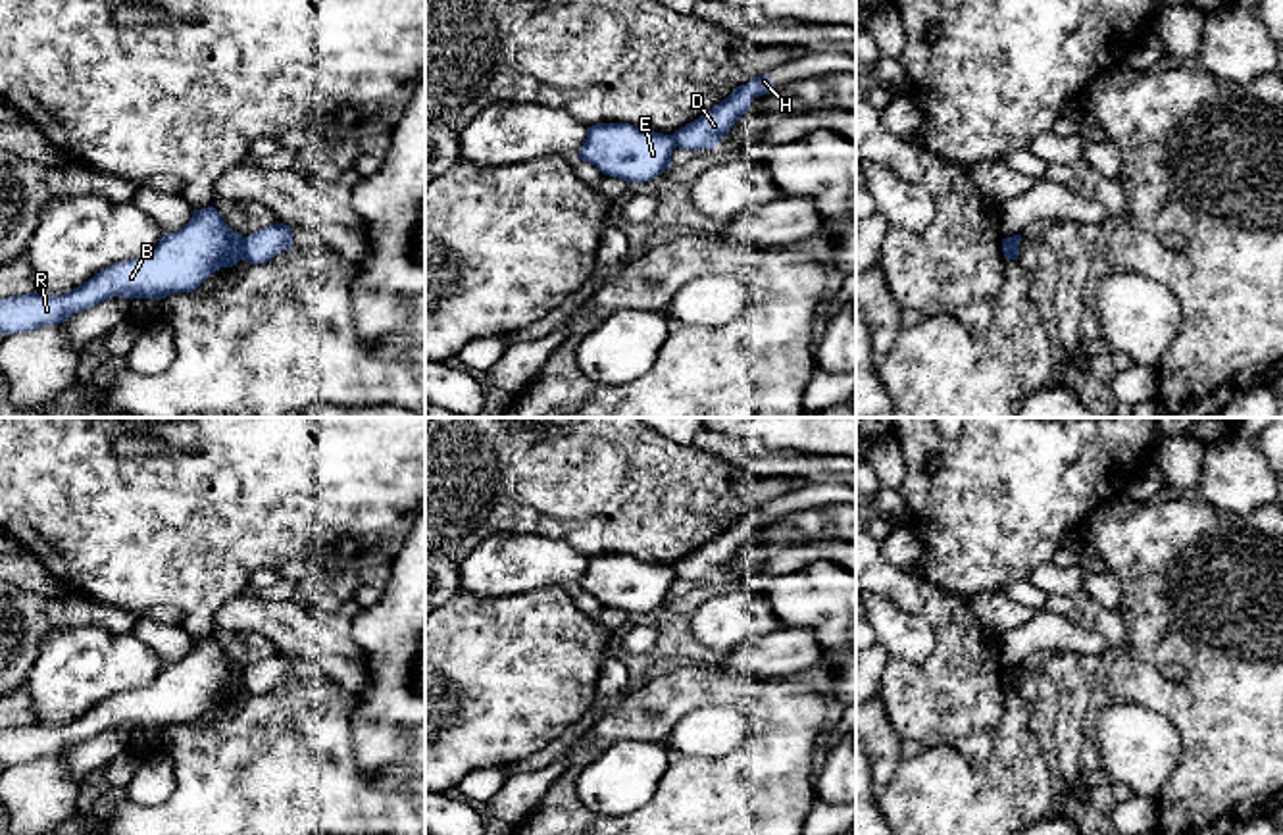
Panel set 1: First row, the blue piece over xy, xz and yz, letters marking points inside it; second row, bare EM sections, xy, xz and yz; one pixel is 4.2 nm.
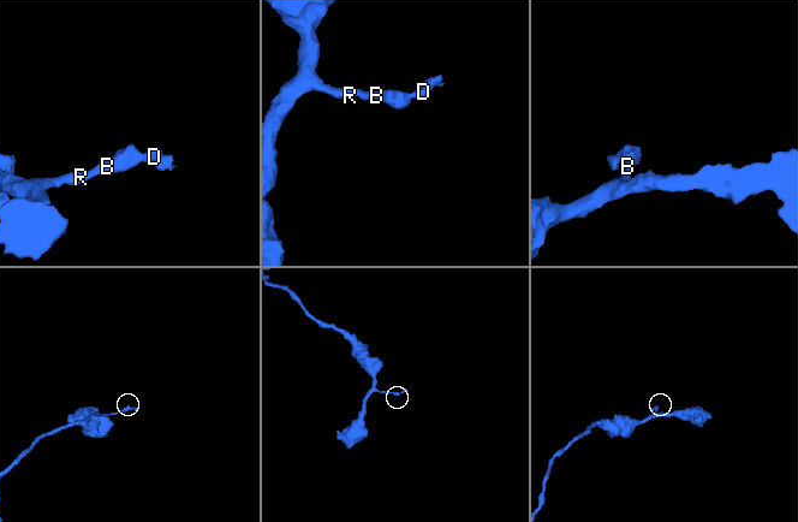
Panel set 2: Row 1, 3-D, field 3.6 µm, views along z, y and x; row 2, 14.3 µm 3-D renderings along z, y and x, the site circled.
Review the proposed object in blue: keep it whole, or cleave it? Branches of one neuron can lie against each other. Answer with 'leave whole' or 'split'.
split

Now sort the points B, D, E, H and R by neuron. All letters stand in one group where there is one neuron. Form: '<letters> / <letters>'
B E R / D H

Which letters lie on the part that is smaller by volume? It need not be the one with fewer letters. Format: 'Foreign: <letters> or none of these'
Foreign: D, H

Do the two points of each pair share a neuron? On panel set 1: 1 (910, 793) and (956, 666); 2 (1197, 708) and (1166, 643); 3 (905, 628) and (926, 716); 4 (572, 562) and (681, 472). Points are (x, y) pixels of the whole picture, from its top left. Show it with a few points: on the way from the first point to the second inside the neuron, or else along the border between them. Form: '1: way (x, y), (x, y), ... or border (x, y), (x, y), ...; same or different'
1: border (922, 747), (951, 745), (970, 762); different
2: way (1197, 691), (1197, 668), (1183, 655); same
3: border (922, 616), (931, 651), (891, 658); different
4: border (539, 533), (566, 541), (585, 558); different

